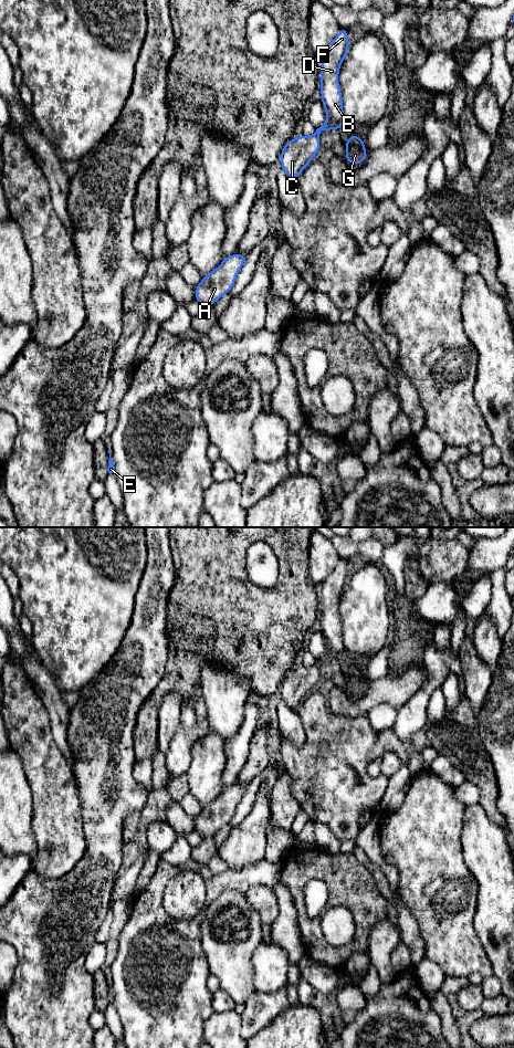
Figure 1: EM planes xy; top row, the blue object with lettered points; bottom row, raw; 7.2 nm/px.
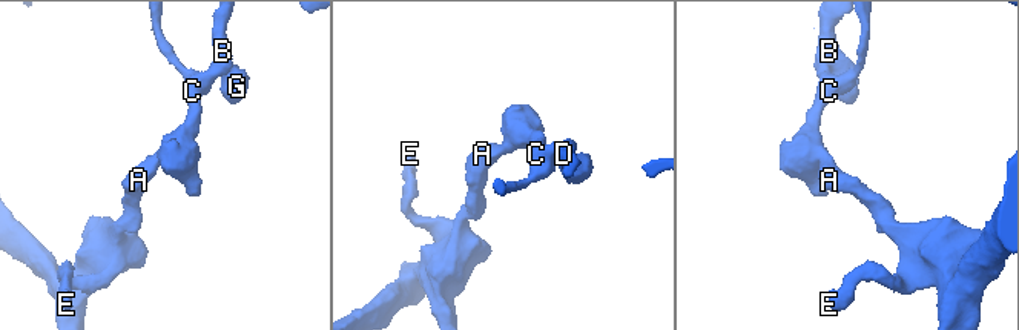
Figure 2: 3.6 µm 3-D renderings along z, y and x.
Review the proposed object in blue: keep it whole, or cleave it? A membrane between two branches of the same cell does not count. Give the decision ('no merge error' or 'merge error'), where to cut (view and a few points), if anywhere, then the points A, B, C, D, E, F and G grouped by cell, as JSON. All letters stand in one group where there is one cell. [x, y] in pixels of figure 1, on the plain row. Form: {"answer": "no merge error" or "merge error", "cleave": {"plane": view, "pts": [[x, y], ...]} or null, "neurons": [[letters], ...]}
{"answer": "no merge error", "cleave": null, "neurons": [["A", "B", "C", "D", "E", "F", "G"]]}

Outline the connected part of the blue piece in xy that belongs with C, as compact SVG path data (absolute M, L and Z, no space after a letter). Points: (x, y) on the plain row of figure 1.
M340 558L336 568L321 584L321 631L327 649L326 653L317 659L313 666L291 669L282 680L280 687L282 701L294 711L321 680L321 662L339 661L344 656L345 647L338 604L343 590L347 586L349 575L347 558Z

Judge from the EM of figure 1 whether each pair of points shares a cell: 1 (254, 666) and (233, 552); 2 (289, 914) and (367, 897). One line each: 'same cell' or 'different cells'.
1: same cell
2: different cells

